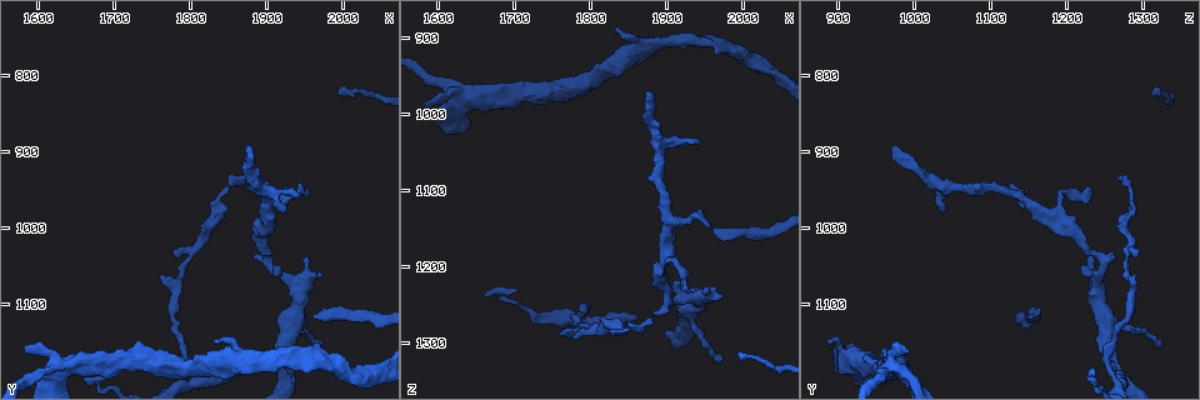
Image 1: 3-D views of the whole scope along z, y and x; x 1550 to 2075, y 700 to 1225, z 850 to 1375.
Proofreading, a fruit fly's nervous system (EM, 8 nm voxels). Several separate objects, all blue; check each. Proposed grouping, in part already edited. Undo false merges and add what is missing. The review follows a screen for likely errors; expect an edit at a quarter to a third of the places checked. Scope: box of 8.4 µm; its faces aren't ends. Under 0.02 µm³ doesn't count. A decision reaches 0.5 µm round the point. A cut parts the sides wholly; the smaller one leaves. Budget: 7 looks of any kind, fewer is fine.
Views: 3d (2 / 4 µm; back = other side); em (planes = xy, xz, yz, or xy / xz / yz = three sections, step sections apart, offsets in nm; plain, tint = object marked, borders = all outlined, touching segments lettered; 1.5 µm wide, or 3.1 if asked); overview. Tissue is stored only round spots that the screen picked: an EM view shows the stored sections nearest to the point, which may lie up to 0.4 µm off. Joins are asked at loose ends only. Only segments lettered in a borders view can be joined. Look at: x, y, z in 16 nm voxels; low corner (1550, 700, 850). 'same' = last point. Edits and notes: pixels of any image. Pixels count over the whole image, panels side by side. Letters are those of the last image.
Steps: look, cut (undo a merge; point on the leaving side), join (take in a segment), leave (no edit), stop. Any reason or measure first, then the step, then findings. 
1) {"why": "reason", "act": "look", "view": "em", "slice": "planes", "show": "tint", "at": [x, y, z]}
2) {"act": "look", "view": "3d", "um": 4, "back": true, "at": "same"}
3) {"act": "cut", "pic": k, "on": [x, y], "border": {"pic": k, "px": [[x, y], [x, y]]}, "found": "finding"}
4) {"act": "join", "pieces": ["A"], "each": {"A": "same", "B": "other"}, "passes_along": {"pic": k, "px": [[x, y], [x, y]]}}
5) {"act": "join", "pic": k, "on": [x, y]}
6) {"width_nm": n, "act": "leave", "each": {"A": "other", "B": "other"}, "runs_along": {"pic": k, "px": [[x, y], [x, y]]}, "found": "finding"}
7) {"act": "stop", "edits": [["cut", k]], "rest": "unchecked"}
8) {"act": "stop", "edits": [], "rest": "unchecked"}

{"why": "free end", "act": "look", "view": "em", "slice": "planes", "show": "borders", "at": [1880, 895, 970]}

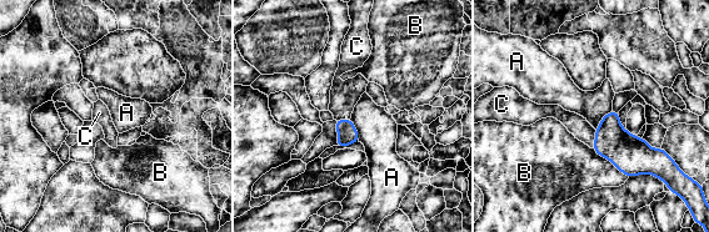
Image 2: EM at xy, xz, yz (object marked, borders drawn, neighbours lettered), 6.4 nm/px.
{"act": "join", "pieces": ["C"], "each": {"A": "other", "B": "other", "C": "same"}, "found": "the neuron continues"}

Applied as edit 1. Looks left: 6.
{"act": "look", "view": "overview"}

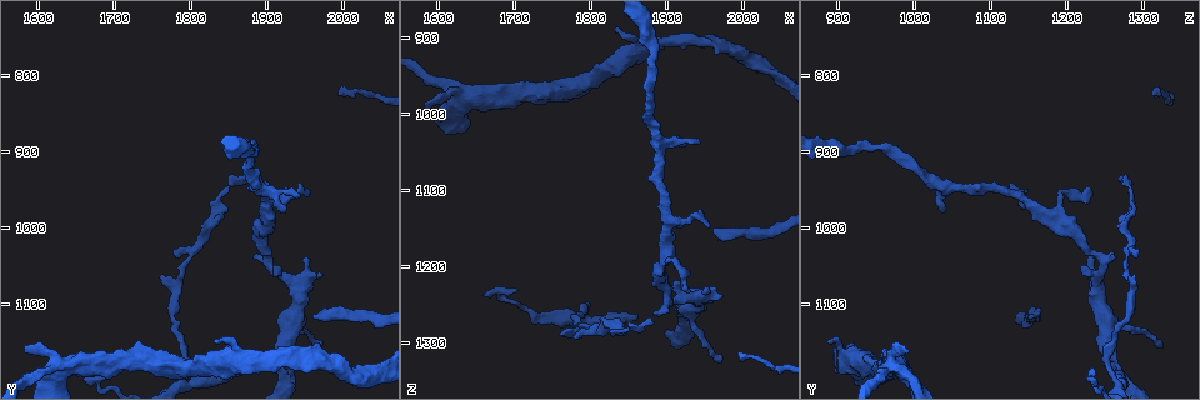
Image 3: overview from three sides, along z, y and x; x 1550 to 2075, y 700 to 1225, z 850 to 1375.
{"why": "an open end", "act": "look", "view": "em", "slice": "xy", "step": 4, "show": "tint", "at": [1920, 980, 1045]}

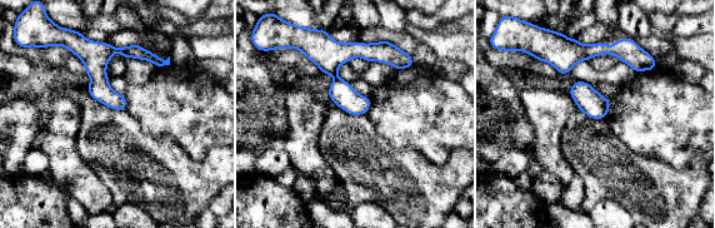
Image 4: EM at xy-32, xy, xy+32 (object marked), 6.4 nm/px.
{"why": "another direction", "act": "look", "view": "em", "slice": "planes", "show": "borders", "at": "same"}

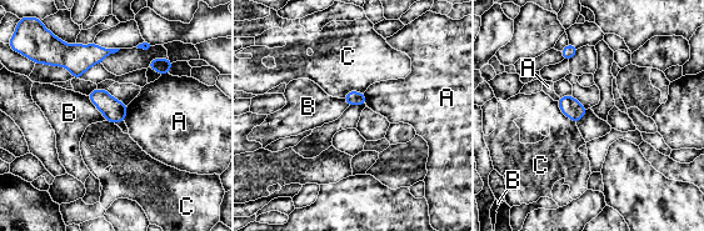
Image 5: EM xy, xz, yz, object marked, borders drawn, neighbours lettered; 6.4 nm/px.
{"act": "leave", "each": {"A": "other", "B": "other", "C": "other"}, "border": {"pic": 5, "px": [[88, 96], [106, 120]]}, "found": "none of them fits"}

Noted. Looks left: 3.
{"why": "an open end", "act": "look", "view": "em", "slice": "planes", "show": "plain", "at": [1950, 1040, 1230]}

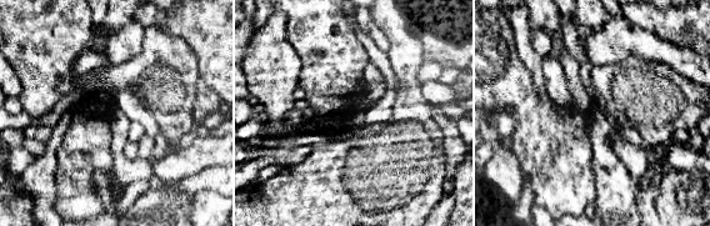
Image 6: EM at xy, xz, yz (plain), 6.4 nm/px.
{"act": "look", "view": "em", "slice": "planes", "show": "borders", "at": "same"}

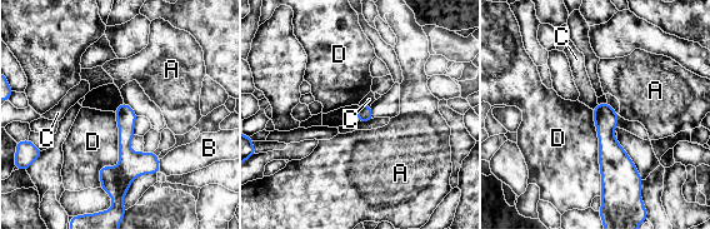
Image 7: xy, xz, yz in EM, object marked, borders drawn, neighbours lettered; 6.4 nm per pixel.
{"act": "leave", "each": {"A": "other", "B": "other", "C": "other", "D": "other"}, "border": {"pic": 7, "px": [[359, 104], [370, 105]]}, "found": "no lettered segment goes on from it"}

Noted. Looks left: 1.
{"act": "stop", "edits": [["join", 2]], "rest": "unchecked"}

